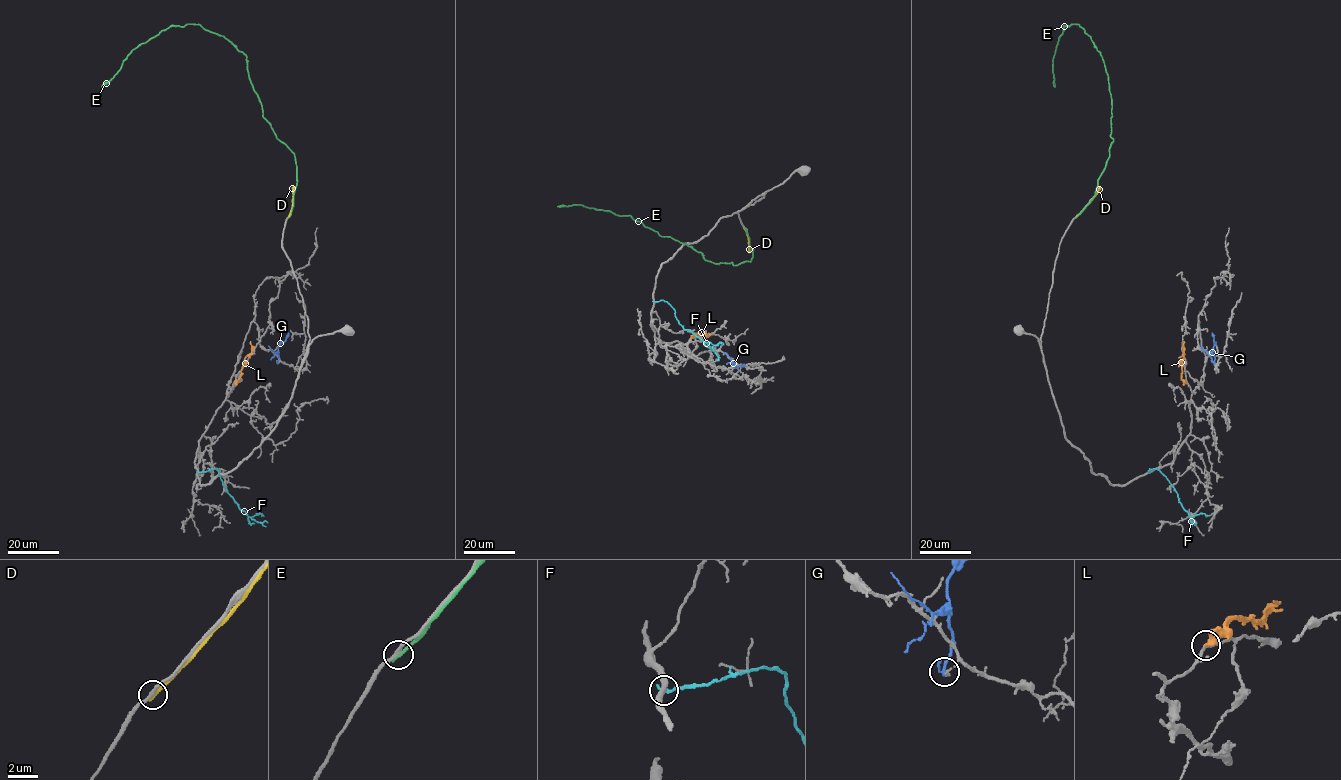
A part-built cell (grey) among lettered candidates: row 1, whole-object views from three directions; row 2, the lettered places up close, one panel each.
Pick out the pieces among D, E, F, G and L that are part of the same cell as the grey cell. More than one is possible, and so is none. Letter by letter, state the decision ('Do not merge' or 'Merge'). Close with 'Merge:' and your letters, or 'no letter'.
D: Do not merge
E: Do not merge
F: Do not merge
G: Do not merge
L: Do not merge
Merge: no letter

